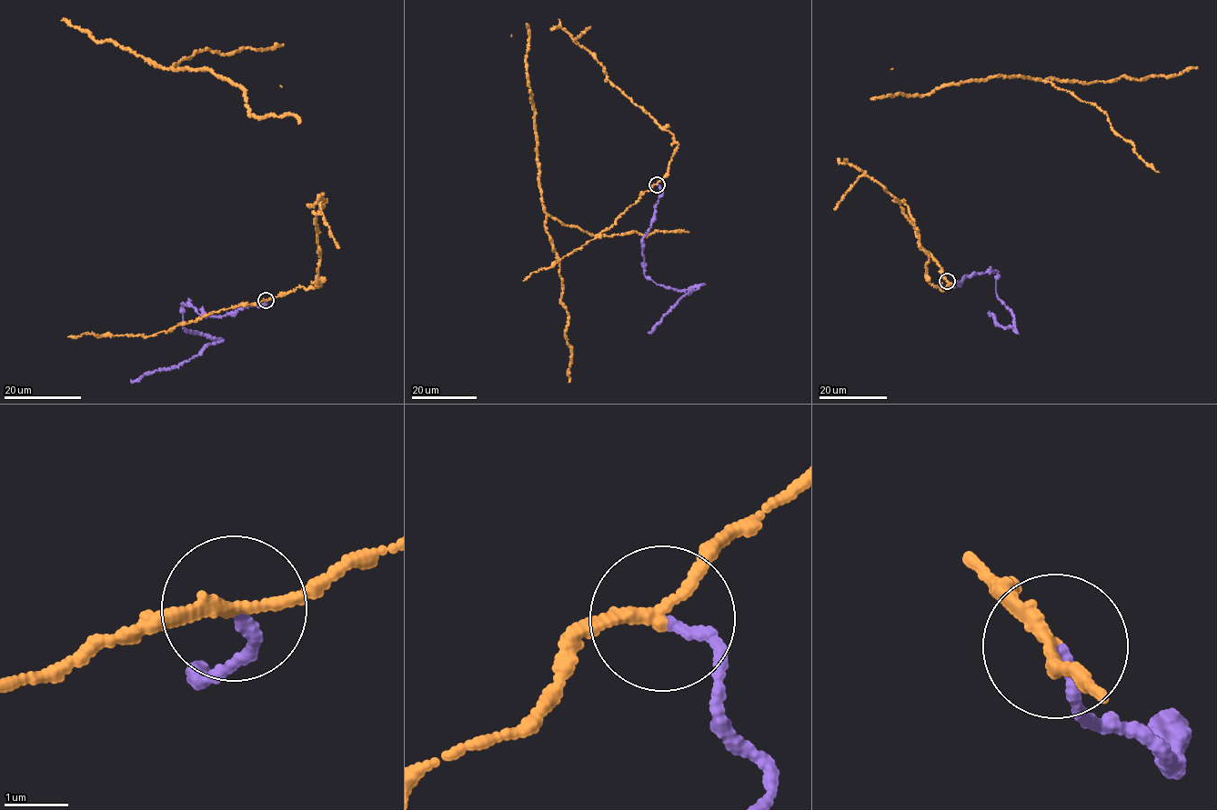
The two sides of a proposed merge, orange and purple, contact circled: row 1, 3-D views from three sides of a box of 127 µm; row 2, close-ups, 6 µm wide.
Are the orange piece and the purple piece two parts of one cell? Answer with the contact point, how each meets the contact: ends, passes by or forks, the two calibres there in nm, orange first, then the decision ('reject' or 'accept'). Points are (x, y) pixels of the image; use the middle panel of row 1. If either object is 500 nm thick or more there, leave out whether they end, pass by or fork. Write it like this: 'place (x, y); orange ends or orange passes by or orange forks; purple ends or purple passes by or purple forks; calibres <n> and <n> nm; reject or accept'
place (657, 184); orange passes by; purple ends; calibres 170 and 140 nm; reject

